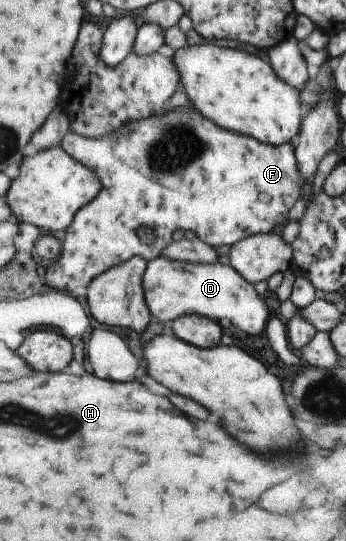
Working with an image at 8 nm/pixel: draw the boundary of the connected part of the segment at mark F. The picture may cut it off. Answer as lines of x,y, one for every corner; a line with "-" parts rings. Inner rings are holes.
190,104
176,107
164,116
157,114
138,121
125,123
114,133
109,133
108,135
103,135
96,139
88,139
67,131
60,138
59,145
65,151
65,154
76,159
78,163
81,163
81,166
92,170
101,183
100,192
97,193
91,201
85,203
77,210
69,226
65,228
65,230
62,230
59,235
59,243
61,245
59,255
54,259
52,264
49,264
49,266
45,268
44,284
51,289
63,290
63,292
78,293
84,291
92,278
113,268
115,265
125,262
132,256
137,255
146,261
156,257
166,247
166,244
170,242
170,236
175,230
182,230
183,232
189,230
189,232
193,232
193,234
197,236
197,239
202,240
205,244
214,248
217,248
217,246
225,246
225,244
227,244
227,246
233,245
238,240
257,233
275,232
276,229
282,228
287,222
287,214
299,195
302,196
306,192
306,187
303,186
305,183
302,182
300,175
296,171
294,146
292,146
291,143
270,145
245,135
238,135
233,131
227,132
227,130
221,130
215,123
201,118
201,116
195,112
195,108
-
139,226
147,226
147,228
151,228
153,232
155,232
156,236
151,245
147,246
139,241
137,237
137,228
139,228

